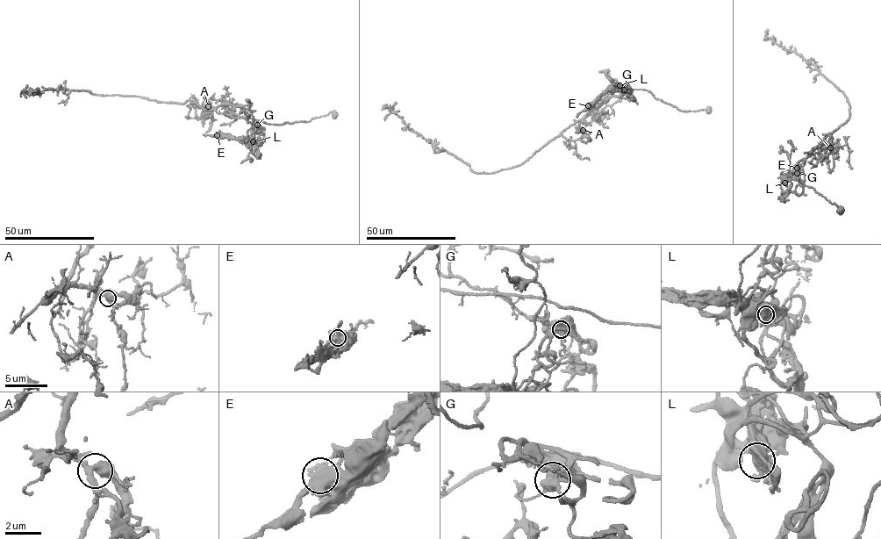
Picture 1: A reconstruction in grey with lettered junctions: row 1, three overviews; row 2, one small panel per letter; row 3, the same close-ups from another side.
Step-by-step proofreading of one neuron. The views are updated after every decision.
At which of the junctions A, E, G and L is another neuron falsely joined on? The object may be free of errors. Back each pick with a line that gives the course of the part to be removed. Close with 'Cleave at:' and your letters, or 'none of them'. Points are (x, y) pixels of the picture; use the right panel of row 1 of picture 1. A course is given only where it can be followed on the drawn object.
G: course (797, 173), (793, 170), (791, 176), (781, 176), (784, 170), (790, 168), (792, 145), (788, 142)
Cleave at: G

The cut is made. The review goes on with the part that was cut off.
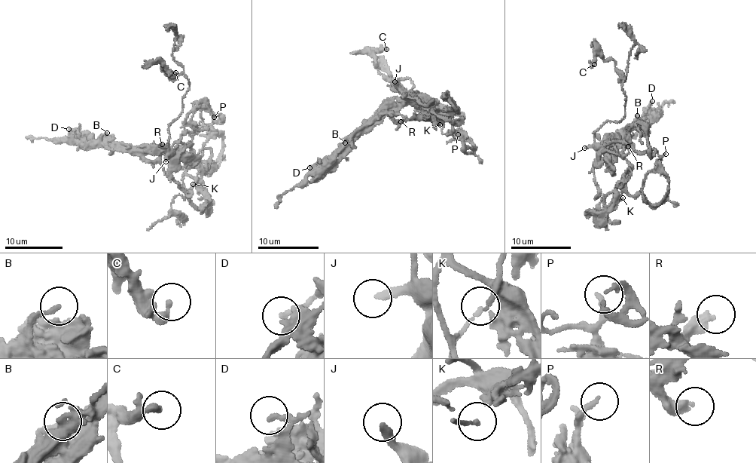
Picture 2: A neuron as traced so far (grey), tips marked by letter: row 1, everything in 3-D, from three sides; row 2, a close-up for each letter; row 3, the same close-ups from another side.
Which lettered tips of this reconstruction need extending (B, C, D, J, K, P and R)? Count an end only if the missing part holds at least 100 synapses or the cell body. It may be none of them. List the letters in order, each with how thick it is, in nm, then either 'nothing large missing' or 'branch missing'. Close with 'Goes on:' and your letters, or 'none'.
B: 160 nm | nothing large missing
C: 260 nm | nothing large missing
D: 160 nm | nothing large missing
J: 240 nm | branch missing
K: 130 nm | nothing large missing
P: 200 nm | nothing large missing
R: 280 nm | nothing large missing
Goes on: J

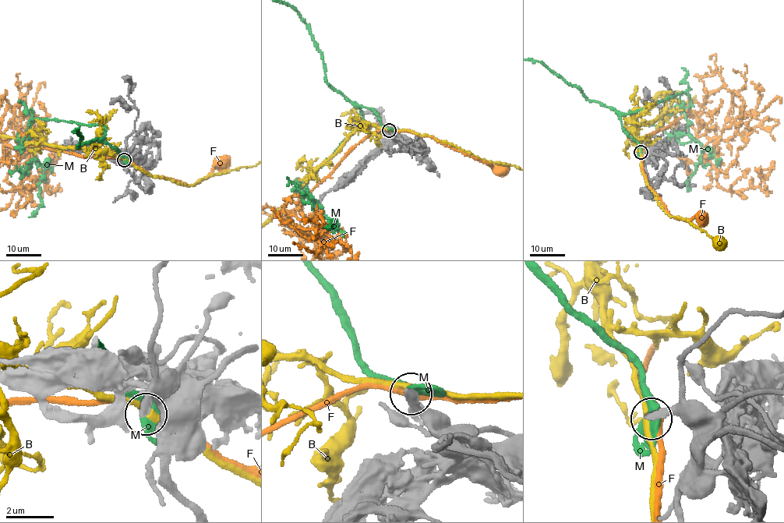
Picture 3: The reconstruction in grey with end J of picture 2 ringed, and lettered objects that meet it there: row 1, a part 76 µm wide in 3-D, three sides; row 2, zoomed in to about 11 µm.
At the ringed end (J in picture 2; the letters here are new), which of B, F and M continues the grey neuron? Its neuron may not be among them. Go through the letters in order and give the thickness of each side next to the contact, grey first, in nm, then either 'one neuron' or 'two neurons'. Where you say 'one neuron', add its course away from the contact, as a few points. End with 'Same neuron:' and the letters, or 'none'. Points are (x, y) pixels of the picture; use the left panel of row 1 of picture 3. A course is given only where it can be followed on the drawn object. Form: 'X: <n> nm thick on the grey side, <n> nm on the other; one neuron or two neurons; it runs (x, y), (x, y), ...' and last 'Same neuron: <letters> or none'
B: 280 nm thick on the grey side, 240 nm on the other; two neurons
F: 360 nm thick on the grey side, 280 nm on the other; two neurons
M: 320 nm thick on the grey side, 360 nm on the other; one neuron
Same neuron: M

